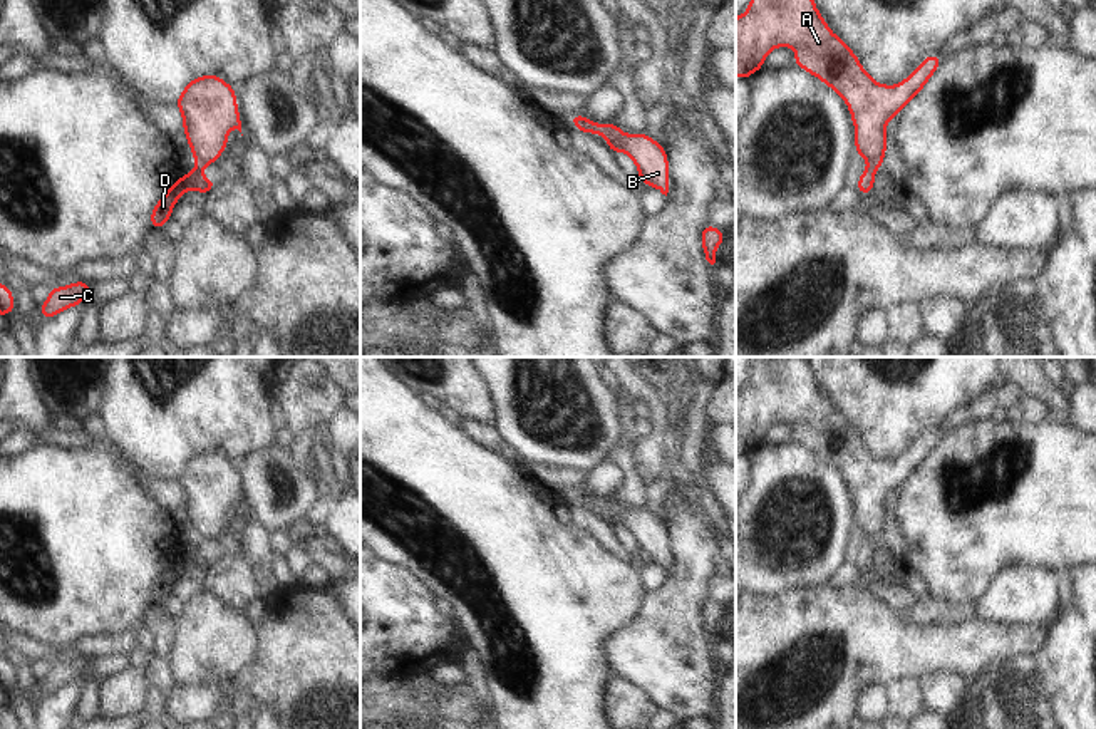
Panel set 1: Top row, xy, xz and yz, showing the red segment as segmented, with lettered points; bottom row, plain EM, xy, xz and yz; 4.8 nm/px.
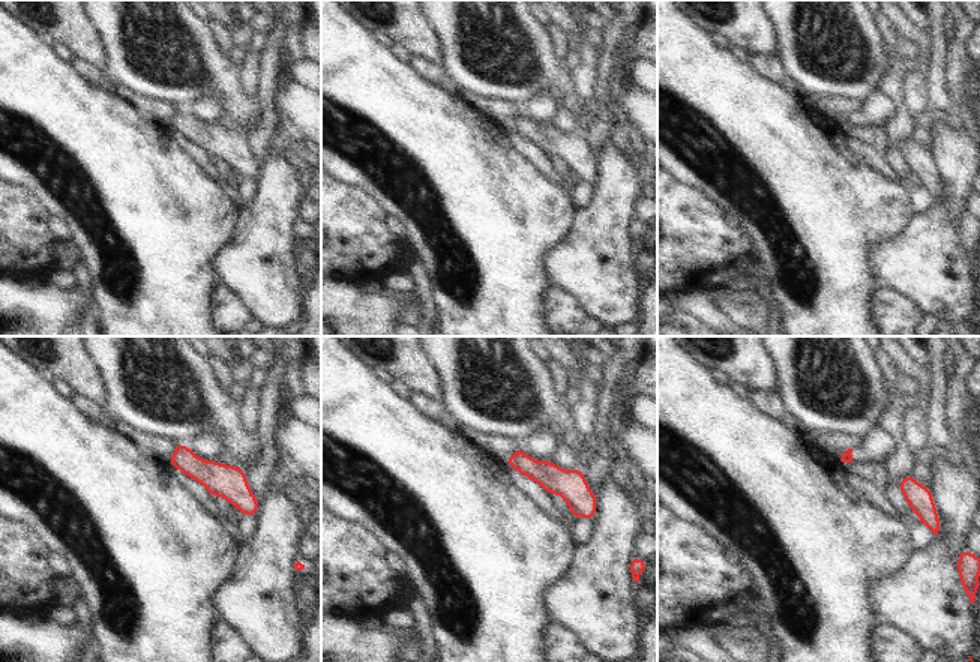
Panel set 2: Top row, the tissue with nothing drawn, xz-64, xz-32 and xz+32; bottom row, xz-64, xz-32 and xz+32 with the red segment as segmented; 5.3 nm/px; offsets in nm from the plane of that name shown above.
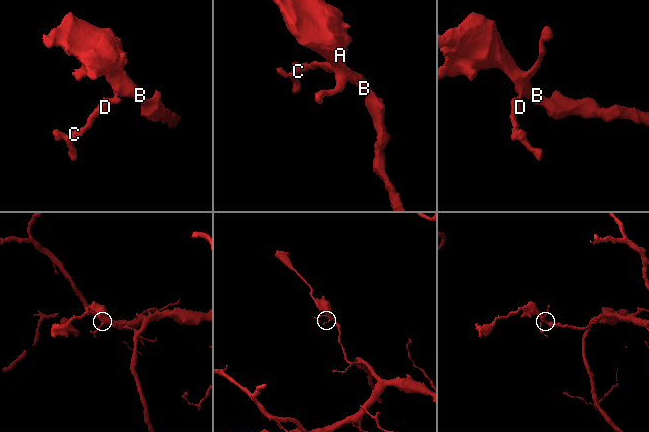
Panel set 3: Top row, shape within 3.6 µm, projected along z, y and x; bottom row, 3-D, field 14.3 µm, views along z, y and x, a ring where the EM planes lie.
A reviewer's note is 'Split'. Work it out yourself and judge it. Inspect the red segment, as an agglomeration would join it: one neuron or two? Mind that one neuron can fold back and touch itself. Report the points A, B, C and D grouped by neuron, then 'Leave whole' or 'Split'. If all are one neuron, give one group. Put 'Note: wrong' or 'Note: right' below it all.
Groups: A B / C D. Split
Note: right

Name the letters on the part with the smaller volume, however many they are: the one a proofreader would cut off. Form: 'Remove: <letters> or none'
Remove: C, D

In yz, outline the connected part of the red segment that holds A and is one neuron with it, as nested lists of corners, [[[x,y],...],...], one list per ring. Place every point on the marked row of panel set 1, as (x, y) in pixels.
[[[751,0],[746,12],[736,17],[736,77],[747,80],[763,69],[768,54],[778,47],[791,47],[796,52],[793,64],[819,79],[845,101],[855,126],[855,154],[876,168],[885,161],[888,121],[900,116],[942,64],[942,55],[927,55],[902,82],[880,84],[863,69],[848,44],[831,32],[814,0]]]

